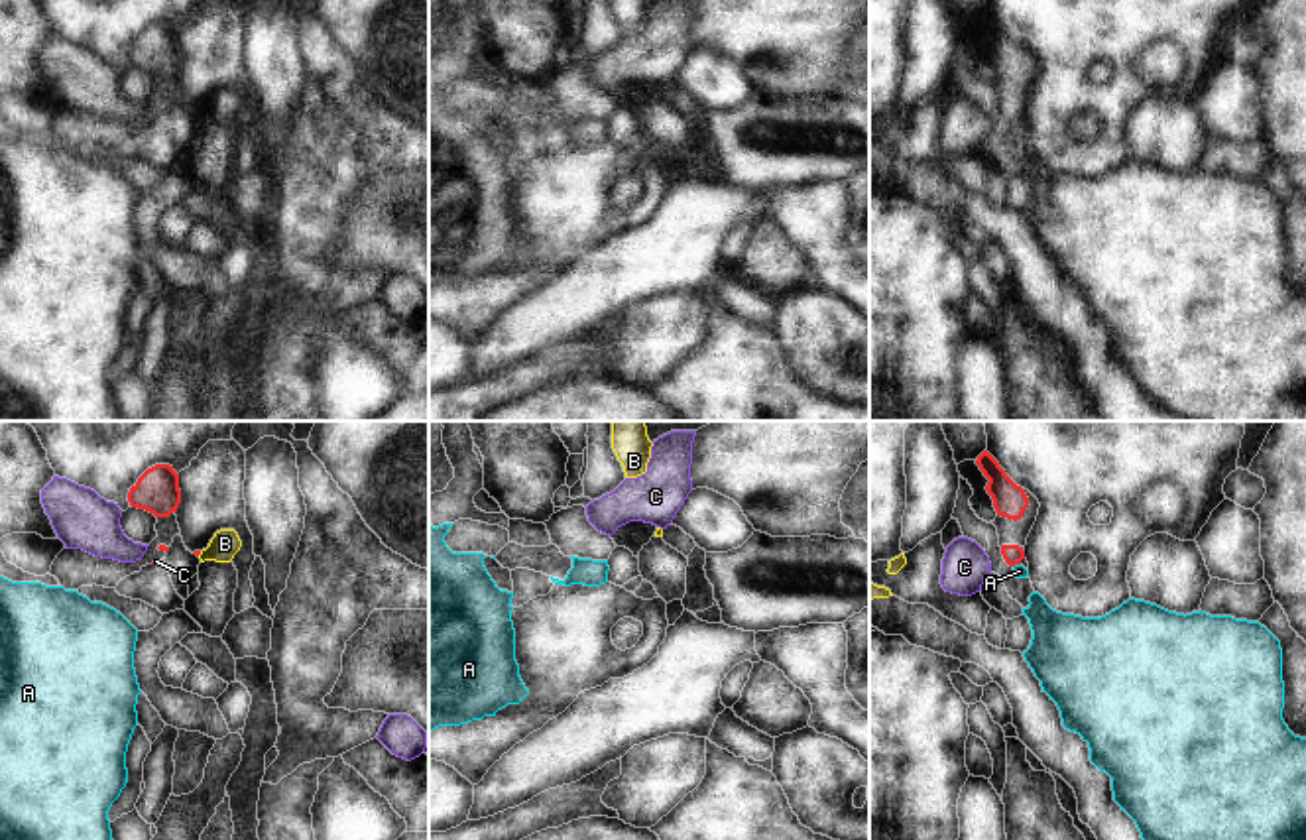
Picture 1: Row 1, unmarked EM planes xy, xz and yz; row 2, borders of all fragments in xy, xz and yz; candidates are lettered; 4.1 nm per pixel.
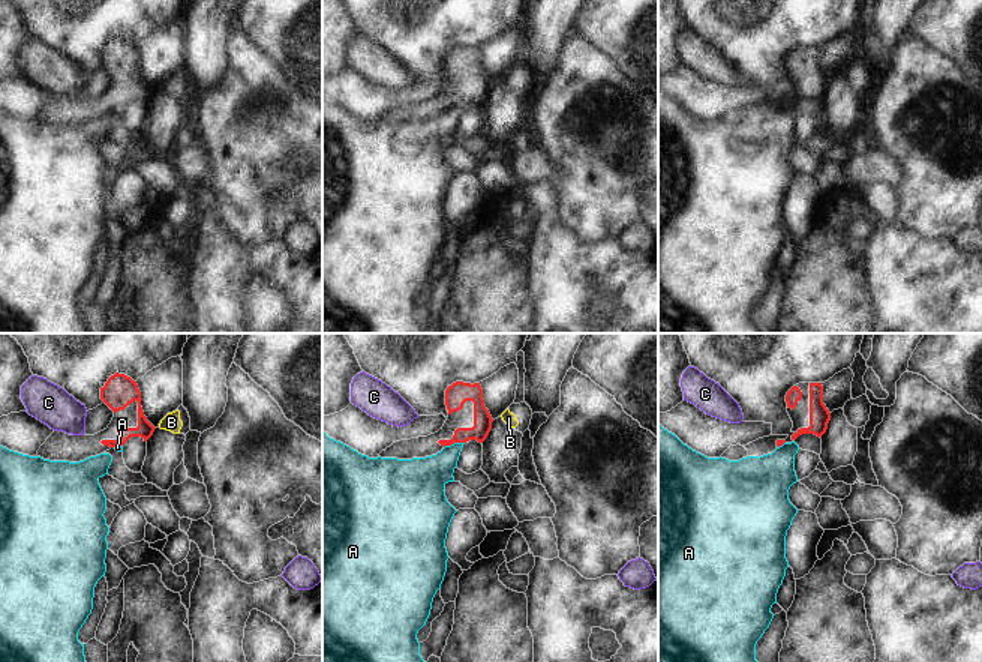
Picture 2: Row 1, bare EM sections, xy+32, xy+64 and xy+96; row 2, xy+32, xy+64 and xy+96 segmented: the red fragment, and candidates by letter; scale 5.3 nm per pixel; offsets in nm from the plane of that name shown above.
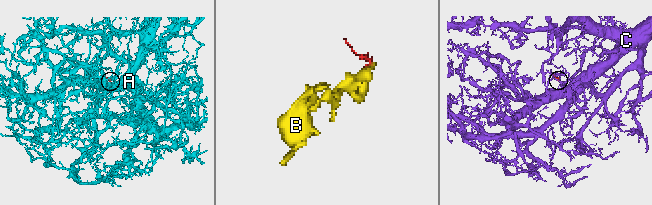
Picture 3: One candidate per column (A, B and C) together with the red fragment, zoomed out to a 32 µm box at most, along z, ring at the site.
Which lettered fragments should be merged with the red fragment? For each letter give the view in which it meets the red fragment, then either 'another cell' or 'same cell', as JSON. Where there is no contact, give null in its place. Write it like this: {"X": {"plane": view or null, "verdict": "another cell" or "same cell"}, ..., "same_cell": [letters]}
{"A": {"plane": "yz", "verdict": "another cell"}, "B": {"plane": "xy", "verdict": "another cell"}, "C": {"plane": "xy", "verdict": "another cell"}, "same_cell": []}

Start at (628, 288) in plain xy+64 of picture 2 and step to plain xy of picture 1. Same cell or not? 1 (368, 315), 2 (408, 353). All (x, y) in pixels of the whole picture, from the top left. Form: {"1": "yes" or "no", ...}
{"1": "yes", "2": "yes"}

